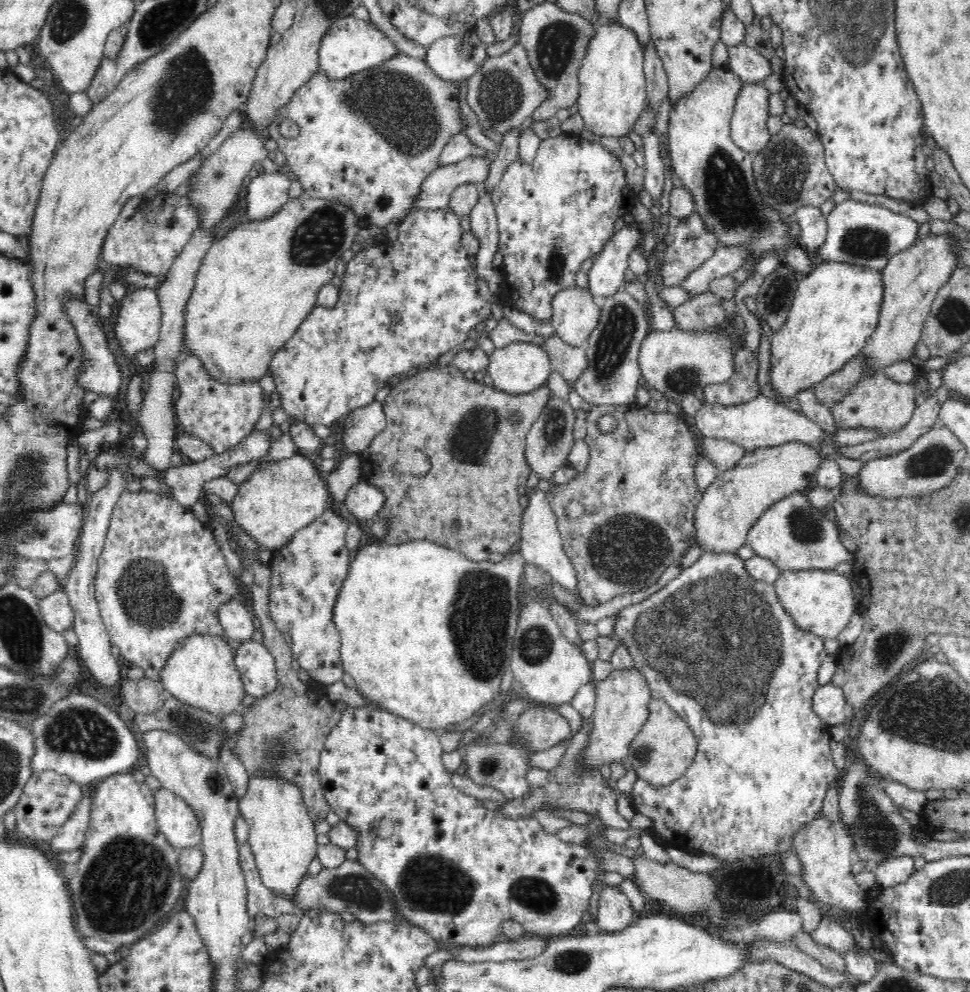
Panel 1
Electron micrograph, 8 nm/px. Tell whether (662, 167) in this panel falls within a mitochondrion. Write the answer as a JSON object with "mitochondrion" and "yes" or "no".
{"mitochondrion":"no"}

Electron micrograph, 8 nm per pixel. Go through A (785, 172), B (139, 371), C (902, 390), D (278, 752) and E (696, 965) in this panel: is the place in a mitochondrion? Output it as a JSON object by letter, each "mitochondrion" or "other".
{"A":"mitochondrion","B":"other","C":"other","D":"mitochondrion","E":"other"}

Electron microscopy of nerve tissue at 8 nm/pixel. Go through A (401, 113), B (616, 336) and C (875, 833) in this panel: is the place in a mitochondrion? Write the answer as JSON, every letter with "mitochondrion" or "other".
{"A":"mitochondrion","B":"mitochondrion","C":"mitochondrion"}

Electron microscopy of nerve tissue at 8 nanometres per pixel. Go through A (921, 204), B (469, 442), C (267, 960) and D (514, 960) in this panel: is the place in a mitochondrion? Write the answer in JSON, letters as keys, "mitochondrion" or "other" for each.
{"A":"other","B":"mitochondrion","C":"other","D":"other"}

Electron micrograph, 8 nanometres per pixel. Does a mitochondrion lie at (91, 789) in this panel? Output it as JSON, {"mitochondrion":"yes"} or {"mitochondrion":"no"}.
{"mitochondrion":"no"}

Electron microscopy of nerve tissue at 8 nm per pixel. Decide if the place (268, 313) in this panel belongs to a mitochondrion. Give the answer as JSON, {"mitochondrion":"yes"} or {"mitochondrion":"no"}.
{"mitochondrion":"no"}

